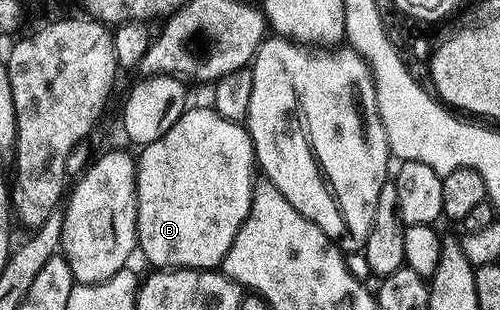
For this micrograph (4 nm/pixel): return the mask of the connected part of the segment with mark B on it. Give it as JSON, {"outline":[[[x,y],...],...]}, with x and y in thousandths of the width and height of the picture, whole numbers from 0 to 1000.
{"outline":[[[378,345],[330,432],[288,471],[270,516],[278,816],[316,871],[432,871],[502,668],[510,510],[496,413],[446,384],[424,345]]]}

